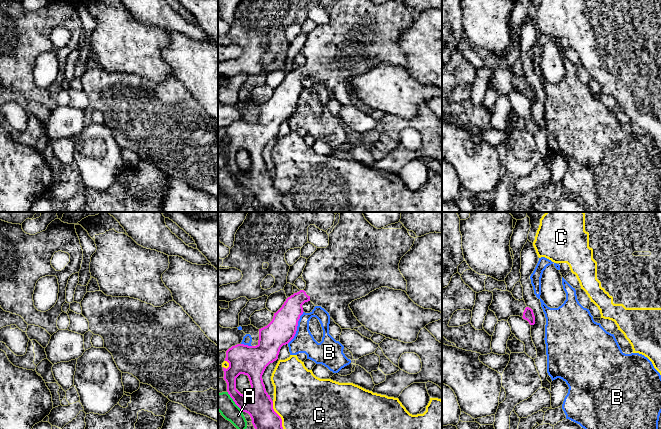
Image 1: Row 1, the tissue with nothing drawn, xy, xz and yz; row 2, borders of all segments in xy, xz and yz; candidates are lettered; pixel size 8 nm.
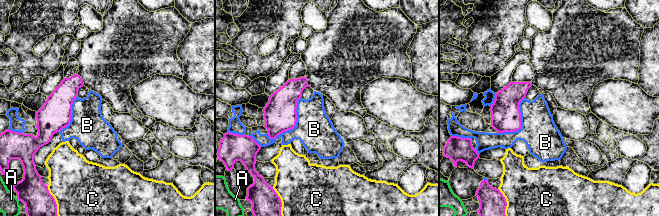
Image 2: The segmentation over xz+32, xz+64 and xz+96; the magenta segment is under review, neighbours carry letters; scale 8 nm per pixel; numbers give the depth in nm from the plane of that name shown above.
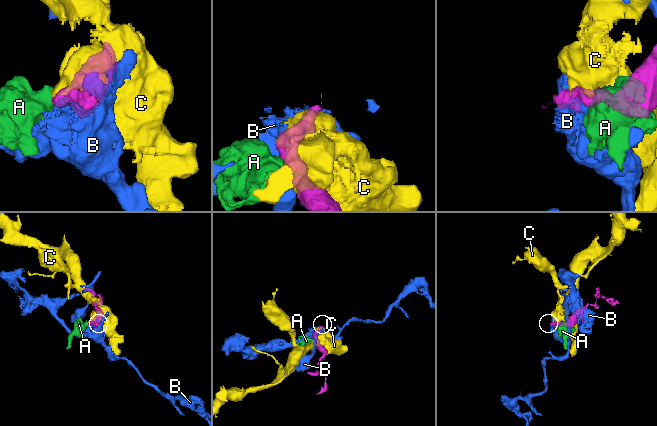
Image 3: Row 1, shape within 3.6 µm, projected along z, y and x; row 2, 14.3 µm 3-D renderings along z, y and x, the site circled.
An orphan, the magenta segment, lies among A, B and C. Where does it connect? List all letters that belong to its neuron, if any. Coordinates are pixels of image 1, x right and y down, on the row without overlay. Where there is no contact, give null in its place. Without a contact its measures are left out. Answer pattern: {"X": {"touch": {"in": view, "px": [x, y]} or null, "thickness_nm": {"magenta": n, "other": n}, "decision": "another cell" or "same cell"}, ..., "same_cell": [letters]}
{"A": {"touch": {"in": "xz", "px": [234, 177]}, "thickness_nm": {"magenta": 220, "other": 160}, "decision": "another cell"}, "B": {"touch": {"in": "xz", "px": [296, 103]}, "thickness_nm": {"magenta": 220, "other": 180}, "decision": "another cell"}, "C": {"touch": {"in": "xz", "px": [280, 194]}, "thickness_nm": {"magenta": 220, "other": 480}, "decision": "another cell"}, "same_cell": []}

